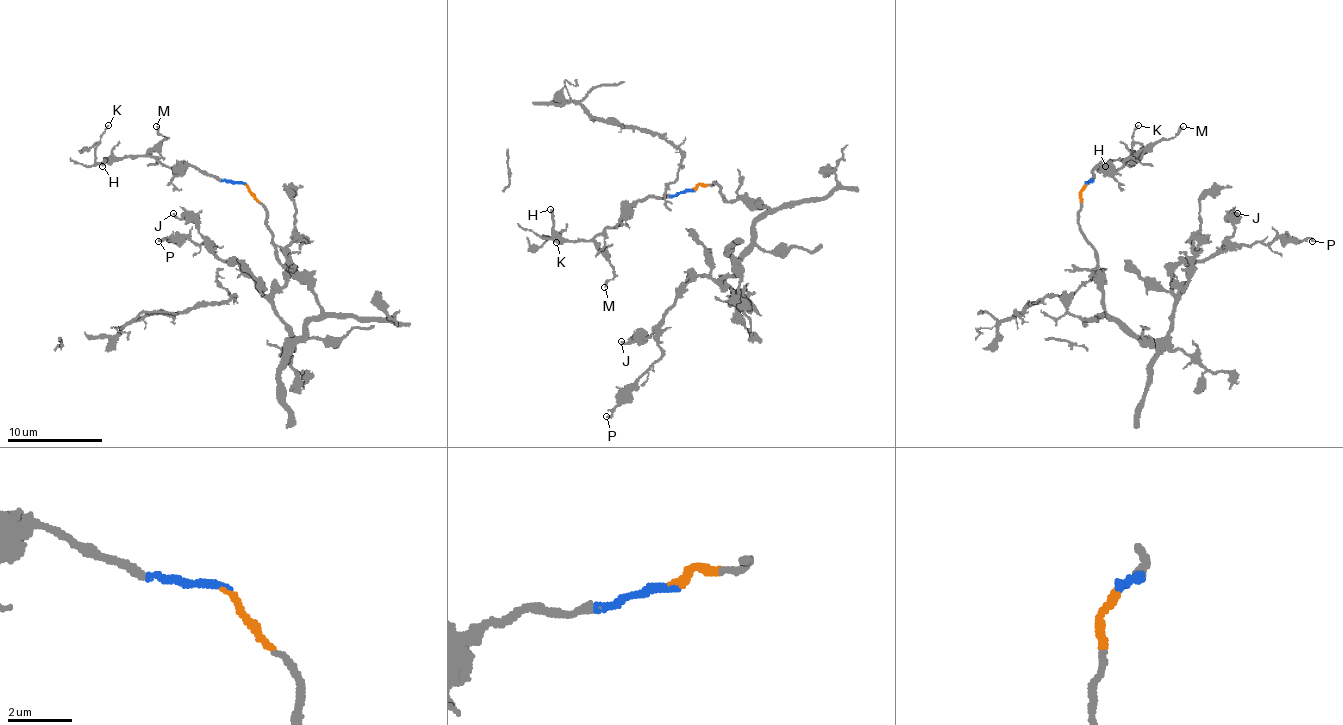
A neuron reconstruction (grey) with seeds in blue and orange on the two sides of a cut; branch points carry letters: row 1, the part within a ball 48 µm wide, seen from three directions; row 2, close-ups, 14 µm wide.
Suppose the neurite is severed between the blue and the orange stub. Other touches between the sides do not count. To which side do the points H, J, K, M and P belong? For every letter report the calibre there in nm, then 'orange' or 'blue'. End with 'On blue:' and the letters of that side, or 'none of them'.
H: calibre 200 nm; blue
J: calibre 170 nm; orange
K: calibre 130 nm; blue
M: calibre 170 nm; blue
P: calibre 130 nm; orange
On blue: H, K, M

